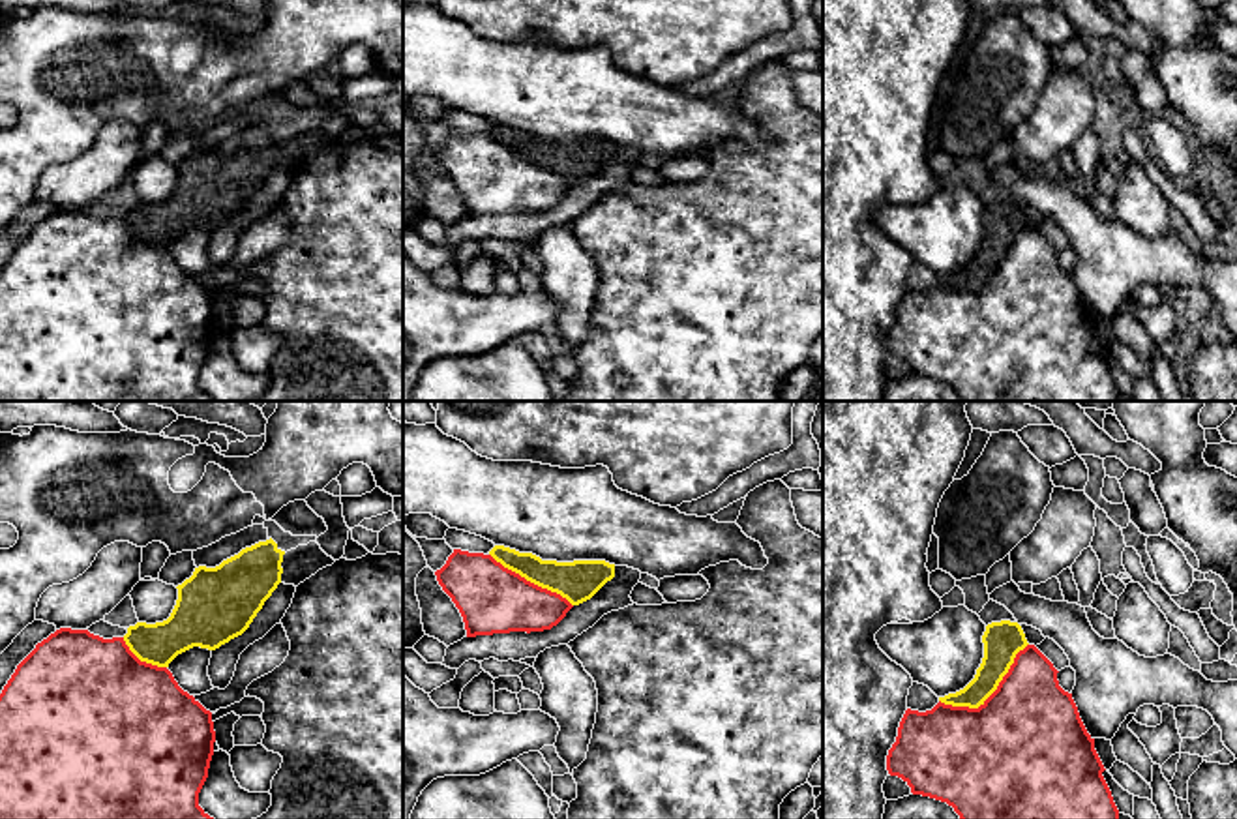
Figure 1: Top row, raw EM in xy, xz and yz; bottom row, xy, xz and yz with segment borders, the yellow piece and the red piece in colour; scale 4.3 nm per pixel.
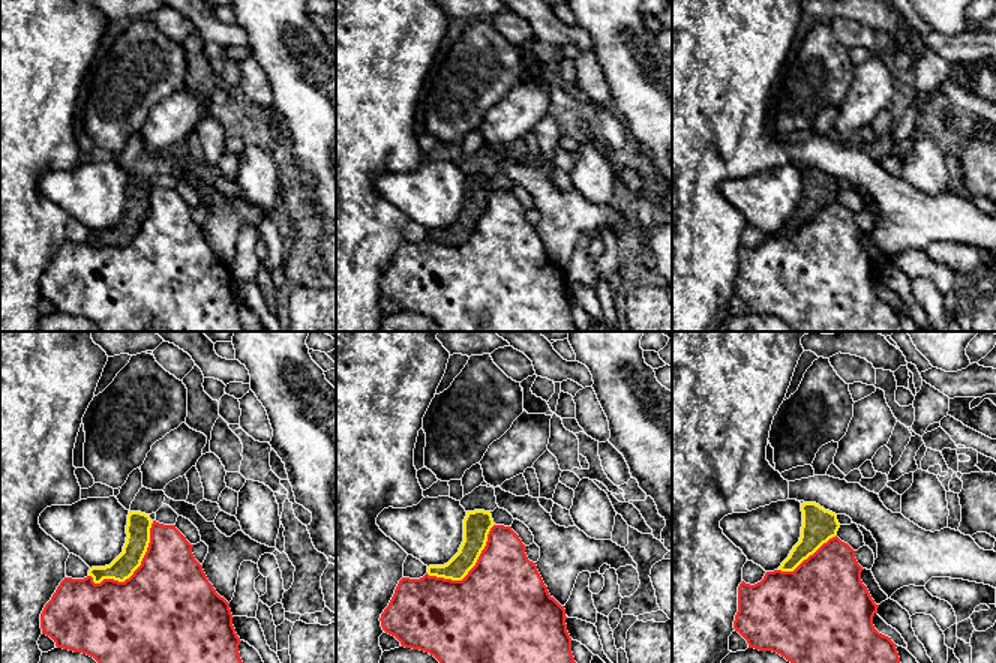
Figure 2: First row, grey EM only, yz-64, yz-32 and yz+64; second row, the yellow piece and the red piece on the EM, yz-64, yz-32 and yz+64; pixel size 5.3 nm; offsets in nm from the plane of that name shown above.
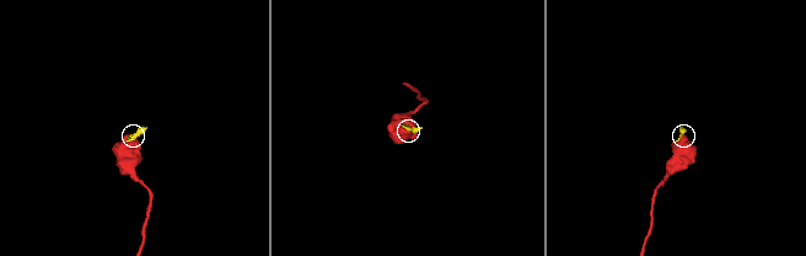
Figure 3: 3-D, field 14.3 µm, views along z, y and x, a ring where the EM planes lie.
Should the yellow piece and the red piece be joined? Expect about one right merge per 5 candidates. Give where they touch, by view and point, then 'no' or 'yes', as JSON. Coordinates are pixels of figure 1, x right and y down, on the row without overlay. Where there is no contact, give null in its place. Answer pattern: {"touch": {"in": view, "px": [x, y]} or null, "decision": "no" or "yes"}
{"touch": {"in": "yz", "px": [990, 274]}, "decision": "no"}

